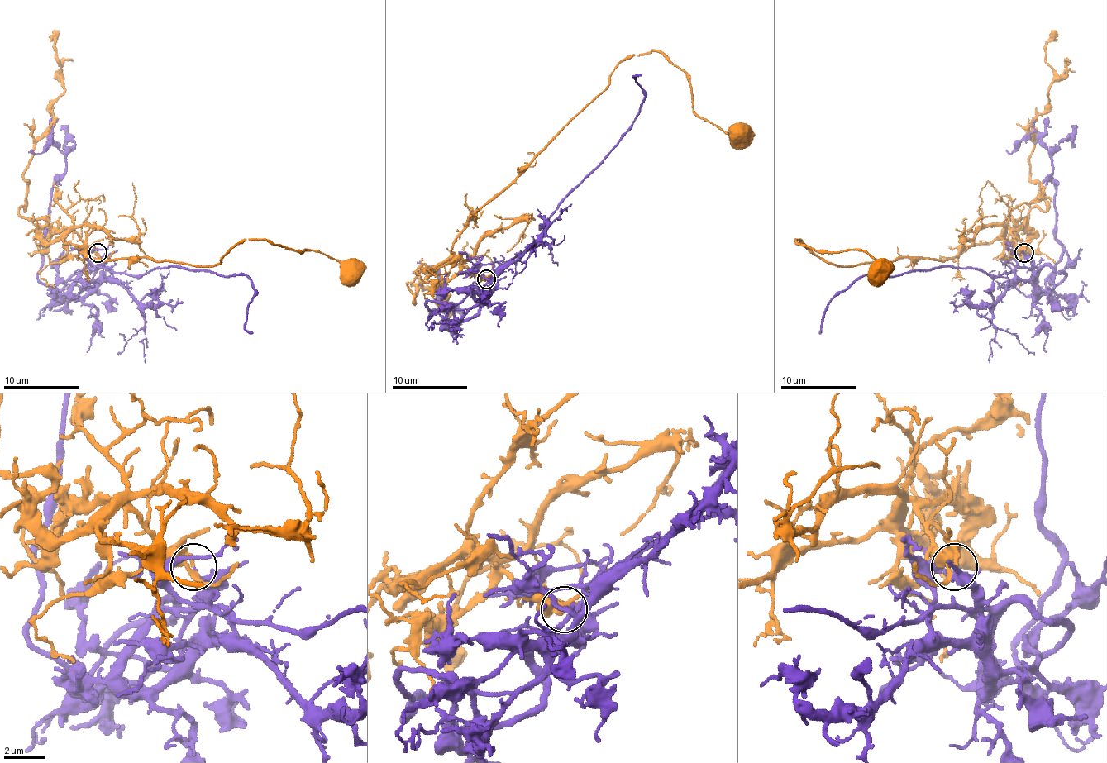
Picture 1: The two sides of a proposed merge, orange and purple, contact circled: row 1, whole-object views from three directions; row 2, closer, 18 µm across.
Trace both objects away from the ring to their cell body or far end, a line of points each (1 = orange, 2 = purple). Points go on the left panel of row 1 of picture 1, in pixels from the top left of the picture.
1: (97, 253), (73, 229), (64, 238), (97, 259), (215, 266), (245, 238), (269, 240), (311, 250), (345, 274)
2: (97, 253), (102, 259), (99, 266), (133, 275), (169, 266), (245, 275), (255, 288), (245, 322), (253, 334)

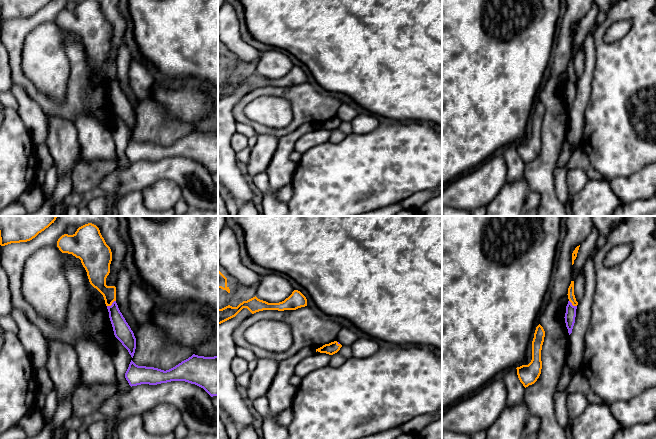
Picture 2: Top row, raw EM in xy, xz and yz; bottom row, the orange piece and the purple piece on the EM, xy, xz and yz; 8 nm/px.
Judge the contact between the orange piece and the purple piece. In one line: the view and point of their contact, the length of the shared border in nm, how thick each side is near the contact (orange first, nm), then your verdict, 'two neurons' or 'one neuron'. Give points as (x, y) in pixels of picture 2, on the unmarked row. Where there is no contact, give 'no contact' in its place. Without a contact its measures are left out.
xy (111, 80) | 90 nm | 140/140 nm | two neurons

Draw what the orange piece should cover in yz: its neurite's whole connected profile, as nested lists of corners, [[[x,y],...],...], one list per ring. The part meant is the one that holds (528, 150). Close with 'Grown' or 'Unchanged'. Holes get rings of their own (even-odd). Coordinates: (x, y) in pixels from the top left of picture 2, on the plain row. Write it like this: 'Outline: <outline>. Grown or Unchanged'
Outline: [[[539,100],[536,103],[534,114],[532,117],[532,136],[528,141],[517,143],[517,151],[520,158],[526,164],[534,160],[541,150],[542,137],[541,126],[544,118],[545,107]]]. Unchanged

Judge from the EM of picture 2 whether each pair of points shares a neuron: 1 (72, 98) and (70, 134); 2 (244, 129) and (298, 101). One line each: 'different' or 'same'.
1: different
2: different

